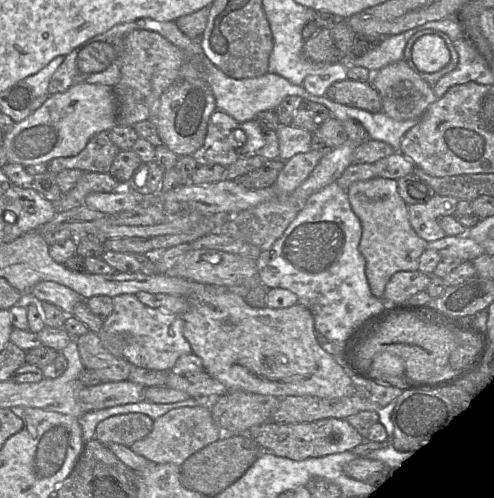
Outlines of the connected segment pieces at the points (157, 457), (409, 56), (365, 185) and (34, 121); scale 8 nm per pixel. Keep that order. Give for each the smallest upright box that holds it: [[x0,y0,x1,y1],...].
[[129,406,223,466],[403,29,459,86],[347,177,427,299],[2,83,117,167]]

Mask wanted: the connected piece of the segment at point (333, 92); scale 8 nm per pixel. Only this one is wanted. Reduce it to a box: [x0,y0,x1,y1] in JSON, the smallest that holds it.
[326,78,382,113]

